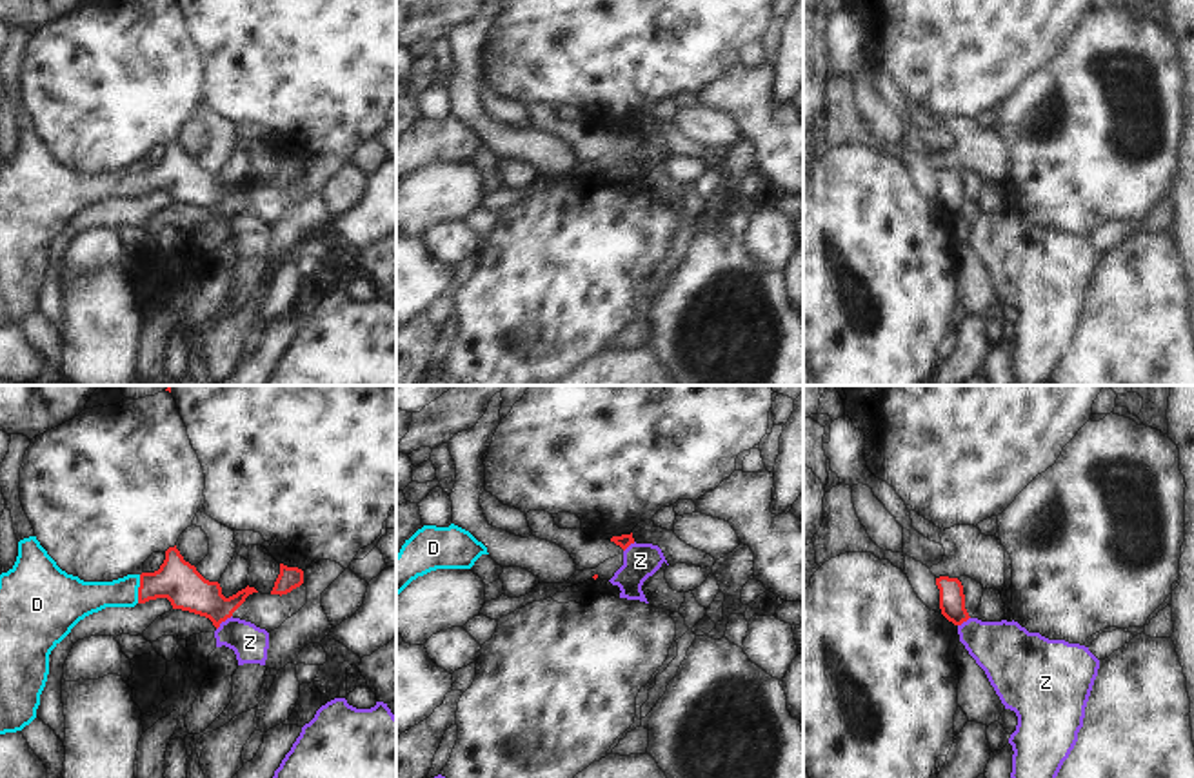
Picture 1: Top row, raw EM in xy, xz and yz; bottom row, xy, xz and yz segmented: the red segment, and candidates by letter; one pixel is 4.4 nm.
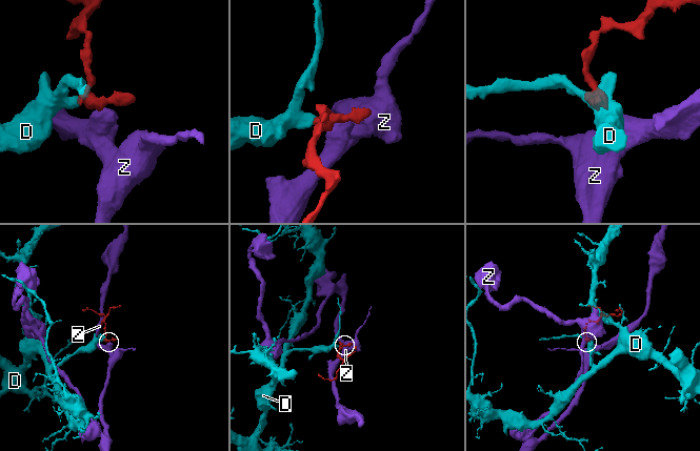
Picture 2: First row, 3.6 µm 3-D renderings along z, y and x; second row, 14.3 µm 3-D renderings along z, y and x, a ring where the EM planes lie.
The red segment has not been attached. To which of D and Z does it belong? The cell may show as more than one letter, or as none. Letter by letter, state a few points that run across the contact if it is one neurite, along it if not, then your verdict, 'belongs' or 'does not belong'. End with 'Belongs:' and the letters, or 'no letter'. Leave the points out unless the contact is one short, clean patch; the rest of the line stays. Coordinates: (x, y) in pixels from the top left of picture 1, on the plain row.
D: line xy (177, 173), (139, 182), (84, 191); belongs
Z: line xy (231, 208), (217, 222); does not belong
Belongs: D

